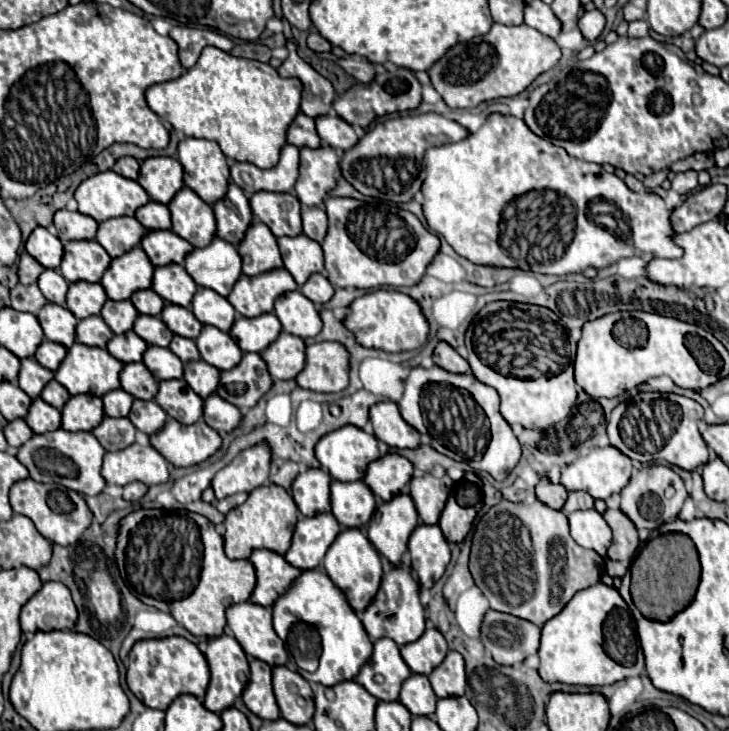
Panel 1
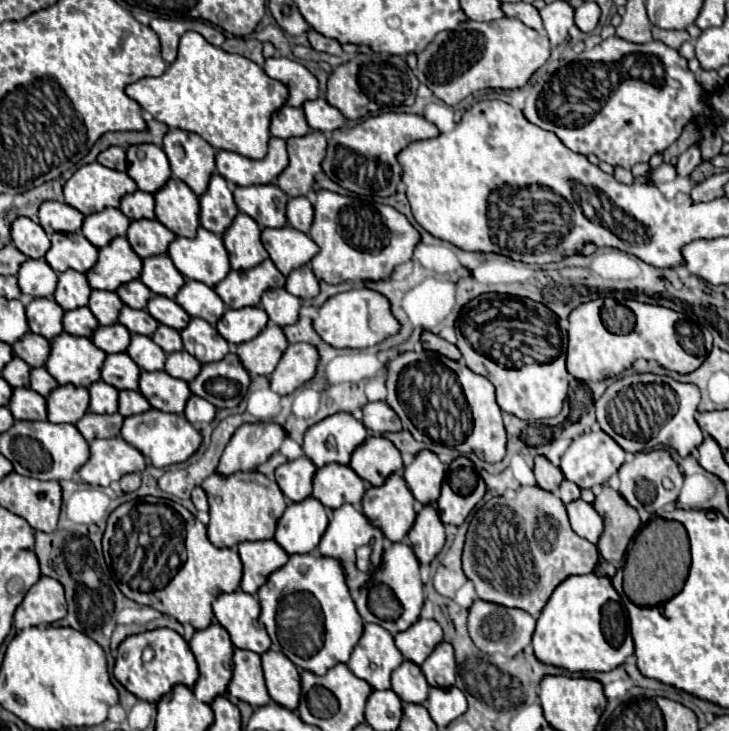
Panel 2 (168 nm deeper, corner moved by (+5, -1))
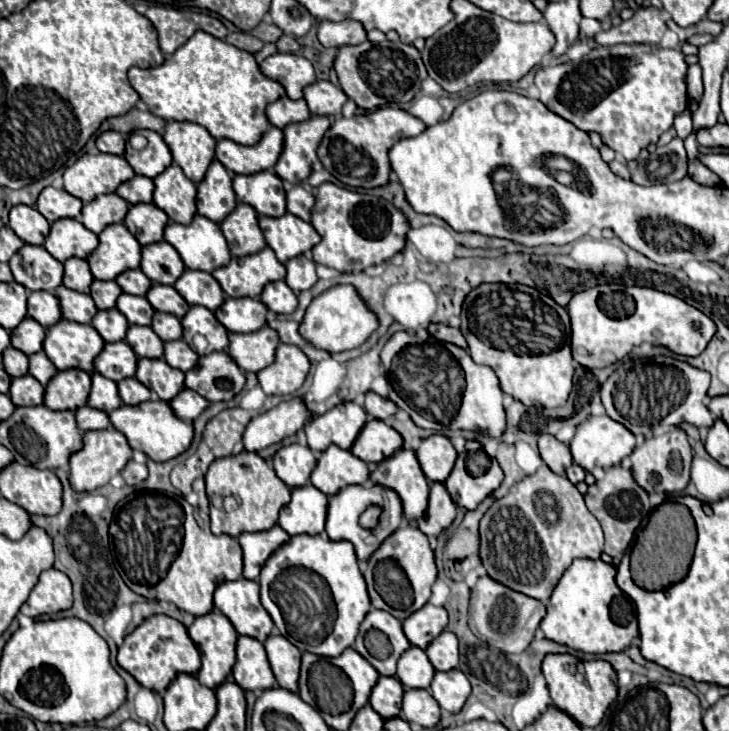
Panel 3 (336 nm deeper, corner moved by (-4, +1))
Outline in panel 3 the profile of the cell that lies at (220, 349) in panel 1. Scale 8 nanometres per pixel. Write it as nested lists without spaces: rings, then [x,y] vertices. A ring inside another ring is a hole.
[[[191,306],[187,314],[181,318],[181,326],[183,326],[183,340],[187,344],[191,344],[191,338],[195,334],[203,334],[209,340],[207,352],[227,350],[227,344],[229,344],[227,330],[223,328],[223,324],[215,320],[215,314],[209,308]]]

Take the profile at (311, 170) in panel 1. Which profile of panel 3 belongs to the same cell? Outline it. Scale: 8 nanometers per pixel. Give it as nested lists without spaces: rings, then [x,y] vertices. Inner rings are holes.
[[[315,114],[305,122],[287,124],[283,128],[283,152],[275,164],[277,176],[291,184],[305,180],[311,174],[311,164],[317,160],[315,148],[329,126],[327,116]]]

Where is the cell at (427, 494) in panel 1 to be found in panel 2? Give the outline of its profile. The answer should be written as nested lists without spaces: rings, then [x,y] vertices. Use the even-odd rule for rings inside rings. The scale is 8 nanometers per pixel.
[[[422,450],[416,454],[414,462],[408,464],[402,472],[402,478],[406,480],[412,496],[422,504],[432,504],[440,496],[440,486],[446,476],[444,464],[438,460],[436,454]]]

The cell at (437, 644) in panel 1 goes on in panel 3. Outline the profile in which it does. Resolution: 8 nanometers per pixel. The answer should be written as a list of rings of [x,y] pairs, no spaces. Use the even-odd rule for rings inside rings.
[[[427,602],[423,608],[419,608],[403,620],[403,632],[407,640],[423,650],[435,636],[439,636],[439,632],[445,630],[445,626],[447,610],[441,606],[433,606],[431,602]]]

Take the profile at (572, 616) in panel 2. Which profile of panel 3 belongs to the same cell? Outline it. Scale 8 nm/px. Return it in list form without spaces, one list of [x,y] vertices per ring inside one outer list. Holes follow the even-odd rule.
[[[589,558],[573,560],[573,564],[563,572],[549,598],[541,630],[549,640],[589,654],[621,652],[635,636],[639,636],[633,602],[615,584],[615,568],[603,560]]]

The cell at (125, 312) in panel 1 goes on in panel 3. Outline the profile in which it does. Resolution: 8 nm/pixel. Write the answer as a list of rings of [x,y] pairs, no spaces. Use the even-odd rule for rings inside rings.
[[[93,280],[91,284],[91,298],[99,310],[115,308],[115,300],[123,290],[115,280]]]

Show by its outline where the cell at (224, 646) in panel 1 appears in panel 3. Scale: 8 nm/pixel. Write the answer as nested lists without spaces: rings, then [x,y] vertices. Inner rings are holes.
[[[211,610],[205,616],[197,616],[195,622],[187,628],[191,640],[195,642],[199,654],[201,654],[201,668],[197,672],[197,680],[207,686],[207,688],[217,688],[219,684],[223,684],[229,674],[231,668],[235,664],[235,642],[237,642],[237,632],[233,628],[233,624],[229,622],[229,618],[219,612],[219,610]]]

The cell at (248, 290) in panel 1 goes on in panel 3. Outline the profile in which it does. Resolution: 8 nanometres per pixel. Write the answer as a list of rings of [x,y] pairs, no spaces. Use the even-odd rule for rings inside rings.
[[[269,246],[249,256],[233,256],[227,266],[215,268],[213,278],[231,298],[257,298],[265,284],[283,280],[283,264],[275,260]]]

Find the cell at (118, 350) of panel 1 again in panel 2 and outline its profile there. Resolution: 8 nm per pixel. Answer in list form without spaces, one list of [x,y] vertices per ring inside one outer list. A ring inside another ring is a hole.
[[[122,324],[98,326],[92,342],[106,354],[120,354],[120,352],[126,352],[130,346],[130,332]]]

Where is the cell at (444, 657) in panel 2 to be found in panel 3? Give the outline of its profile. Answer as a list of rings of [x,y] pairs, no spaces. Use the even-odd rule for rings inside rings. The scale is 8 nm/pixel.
[[[443,630],[435,640],[431,640],[425,652],[435,670],[451,670],[451,668],[457,668],[459,664],[457,636],[449,630]]]

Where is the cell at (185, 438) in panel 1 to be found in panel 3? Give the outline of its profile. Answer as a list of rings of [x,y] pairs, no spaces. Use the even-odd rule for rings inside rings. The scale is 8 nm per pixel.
[[[147,400],[137,406],[123,404],[121,408],[117,408],[109,414],[109,422],[115,430],[125,434],[125,438],[133,450],[145,452],[155,462],[165,462],[165,460],[179,456],[181,452],[185,452],[189,448],[189,444],[193,440],[193,426],[189,422],[179,420],[171,412],[171,408],[167,408],[167,402],[163,402],[163,400]]]

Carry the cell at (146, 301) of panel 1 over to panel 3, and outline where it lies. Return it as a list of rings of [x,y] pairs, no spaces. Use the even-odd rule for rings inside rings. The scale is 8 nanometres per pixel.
[[[139,268],[121,272],[121,274],[115,278],[115,282],[121,286],[123,292],[135,294],[135,296],[145,296],[147,290],[151,288],[151,280],[149,280]]]

